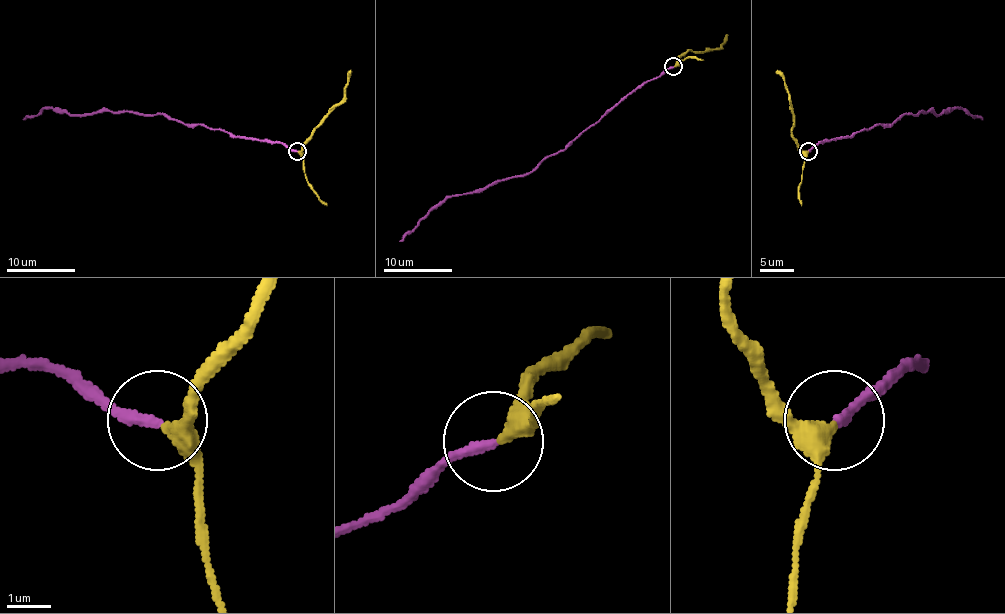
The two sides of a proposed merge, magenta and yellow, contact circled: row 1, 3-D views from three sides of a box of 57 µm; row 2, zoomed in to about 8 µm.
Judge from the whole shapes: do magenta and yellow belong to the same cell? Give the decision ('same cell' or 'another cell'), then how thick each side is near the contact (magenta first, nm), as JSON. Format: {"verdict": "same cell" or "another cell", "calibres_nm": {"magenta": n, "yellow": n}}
{"verdict": "same cell", "calibres_nm": {"magenta": 240, "yellow": 320}}

